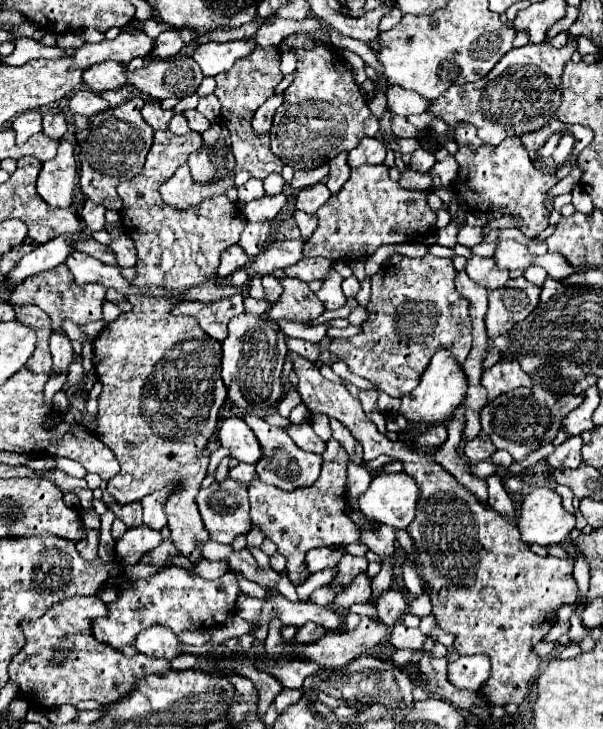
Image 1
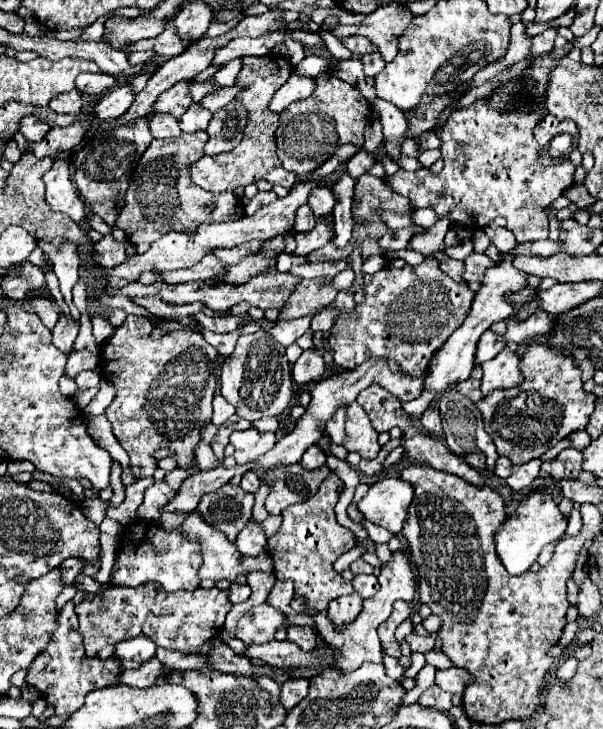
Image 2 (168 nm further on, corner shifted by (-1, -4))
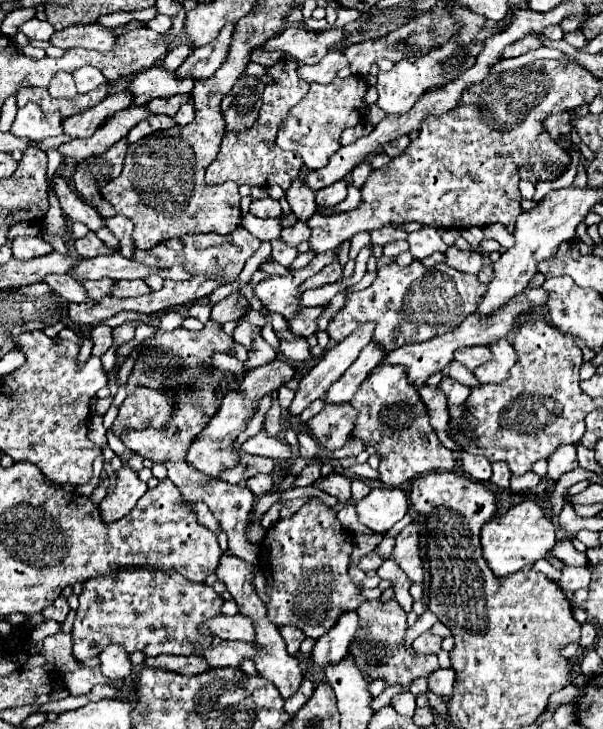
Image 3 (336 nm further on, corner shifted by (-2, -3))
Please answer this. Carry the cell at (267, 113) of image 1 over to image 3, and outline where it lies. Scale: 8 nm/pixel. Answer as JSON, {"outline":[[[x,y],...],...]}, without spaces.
{"outline":[[[333,53],[331,57],[325,57],[321,63],[317,65],[299,65],[299,77],[305,81],[305,83],[321,83],[321,85],[329,85],[335,77],[335,73],[339,69],[343,69],[345,65],[349,65],[349,61],[345,59],[343,53]]]}

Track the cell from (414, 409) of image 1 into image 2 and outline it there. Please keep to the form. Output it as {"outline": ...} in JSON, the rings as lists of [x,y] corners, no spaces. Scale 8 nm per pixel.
{"outline":[[[508,252],[508,254],[502,256],[502,260],[496,266],[486,270],[484,280],[480,284],[480,290],[474,296],[474,302],[472,302],[472,308],[470,308],[466,320],[462,322],[462,326],[458,330],[452,332],[452,336],[446,340],[446,344],[432,356],[432,362],[430,362],[430,368],[428,368],[430,376],[426,378],[424,388],[434,390],[436,394],[442,394],[450,386],[466,380],[470,376],[472,368],[474,368],[474,354],[476,354],[476,344],[478,344],[480,336],[494,322],[500,322],[500,320],[506,320],[506,318],[512,316],[514,304],[512,304],[512,300],[508,296],[514,294],[514,292],[520,292],[520,290],[524,290],[528,286],[526,284],[526,274],[516,270],[512,260],[514,260],[514,254]]]}

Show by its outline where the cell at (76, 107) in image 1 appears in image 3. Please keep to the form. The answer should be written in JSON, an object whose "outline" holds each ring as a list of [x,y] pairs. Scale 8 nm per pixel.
{"outline":[[[151,67],[147,71],[139,71],[125,91],[131,95],[131,105],[149,103],[153,97],[169,97],[175,93],[191,93],[193,83],[189,79],[177,81],[175,73],[165,71],[163,67]]]}

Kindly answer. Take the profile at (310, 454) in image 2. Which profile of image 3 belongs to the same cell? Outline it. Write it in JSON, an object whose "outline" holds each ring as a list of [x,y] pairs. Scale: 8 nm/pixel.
{"outline":[[[315,457],[315,459],[311,461],[311,465],[307,465],[307,467],[299,473],[299,477],[297,477],[297,481],[295,481],[295,487],[307,487],[307,485],[311,485],[315,479],[319,479],[319,477],[321,477],[321,459]]]}

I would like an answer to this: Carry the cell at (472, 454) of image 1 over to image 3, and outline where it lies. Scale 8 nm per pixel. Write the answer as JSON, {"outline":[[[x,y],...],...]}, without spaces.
{"outline":[[[467,451],[461,453],[461,469],[477,481],[489,481],[491,477],[491,463],[483,455],[471,455]]]}

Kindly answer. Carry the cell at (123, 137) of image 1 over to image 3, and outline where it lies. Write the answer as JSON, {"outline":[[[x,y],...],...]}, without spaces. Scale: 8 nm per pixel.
{"outline":[[[127,139],[117,141],[111,149],[107,149],[103,155],[93,155],[83,159],[73,175],[75,181],[75,189],[77,193],[91,205],[97,209],[97,213],[107,219],[115,215],[115,209],[111,207],[111,203],[107,203],[101,195],[101,187],[113,179],[117,179],[123,171],[123,163],[125,163],[125,155],[127,155]]]}

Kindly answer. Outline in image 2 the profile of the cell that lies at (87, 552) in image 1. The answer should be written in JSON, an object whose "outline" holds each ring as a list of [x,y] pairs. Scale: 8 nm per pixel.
{"outline":[[[68,558],[64,564],[62,564],[62,584],[64,586],[70,586],[74,582],[74,578],[80,574],[82,570],[82,562],[78,558]]]}

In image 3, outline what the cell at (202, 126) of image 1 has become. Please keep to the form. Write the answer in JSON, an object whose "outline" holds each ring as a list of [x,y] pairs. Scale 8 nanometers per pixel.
{"outline":[[[187,103],[187,105],[181,105],[181,107],[179,107],[179,111],[177,111],[177,115],[175,115],[175,121],[177,121],[179,125],[187,125],[187,123],[193,121],[193,117],[195,117],[195,109],[193,109],[191,103]]]}

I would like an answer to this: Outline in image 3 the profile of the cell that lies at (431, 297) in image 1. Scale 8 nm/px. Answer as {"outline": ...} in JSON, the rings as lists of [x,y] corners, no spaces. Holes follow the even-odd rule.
{"outline":[[[413,261],[409,267],[389,263],[377,269],[377,277],[367,289],[349,293],[345,297],[345,305],[331,319],[327,333],[331,343],[339,343],[347,335],[351,335],[359,325],[373,321],[373,343],[377,343],[381,349],[389,353],[401,345],[427,341],[433,335],[441,335],[447,329],[455,329],[455,325],[463,321],[463,317],[475,311],[475,305],[479,305],[479,297],[483,295],[483,289],[485,285],[481,285],[475,275],[463,275],[451,269],[447,263],[439,263],[433,269],[423,267],[421,261]],[[433,311],[451,311],[451,323],[437,323],[433,315],[427,315]]]}

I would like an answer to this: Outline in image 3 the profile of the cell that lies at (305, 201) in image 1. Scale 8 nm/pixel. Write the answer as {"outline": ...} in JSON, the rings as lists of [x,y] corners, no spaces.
{"outline":[[[339,181],[335,185],[329,185],[327,189],[321,189],[315,193],[315,201],[319,207],[335,207],[347,197],[347,183]]]}

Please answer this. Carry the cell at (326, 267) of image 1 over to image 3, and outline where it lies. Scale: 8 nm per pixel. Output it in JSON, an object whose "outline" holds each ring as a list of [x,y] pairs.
{"outline":[[[279,238],[270,242],[272,246],[271,255],[273,259],[284,267],[289,267],[298,255],[296,247],[283,243]]]}

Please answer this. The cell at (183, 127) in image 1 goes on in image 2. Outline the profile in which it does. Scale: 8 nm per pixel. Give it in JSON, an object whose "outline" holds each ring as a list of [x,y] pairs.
{"outline":[[[154,114],[148,122],[150,126],[150,134],[154,138],[174,138],[178,134],[182,134],[182,130],[178,128],[178,122],[172,114]]]}

